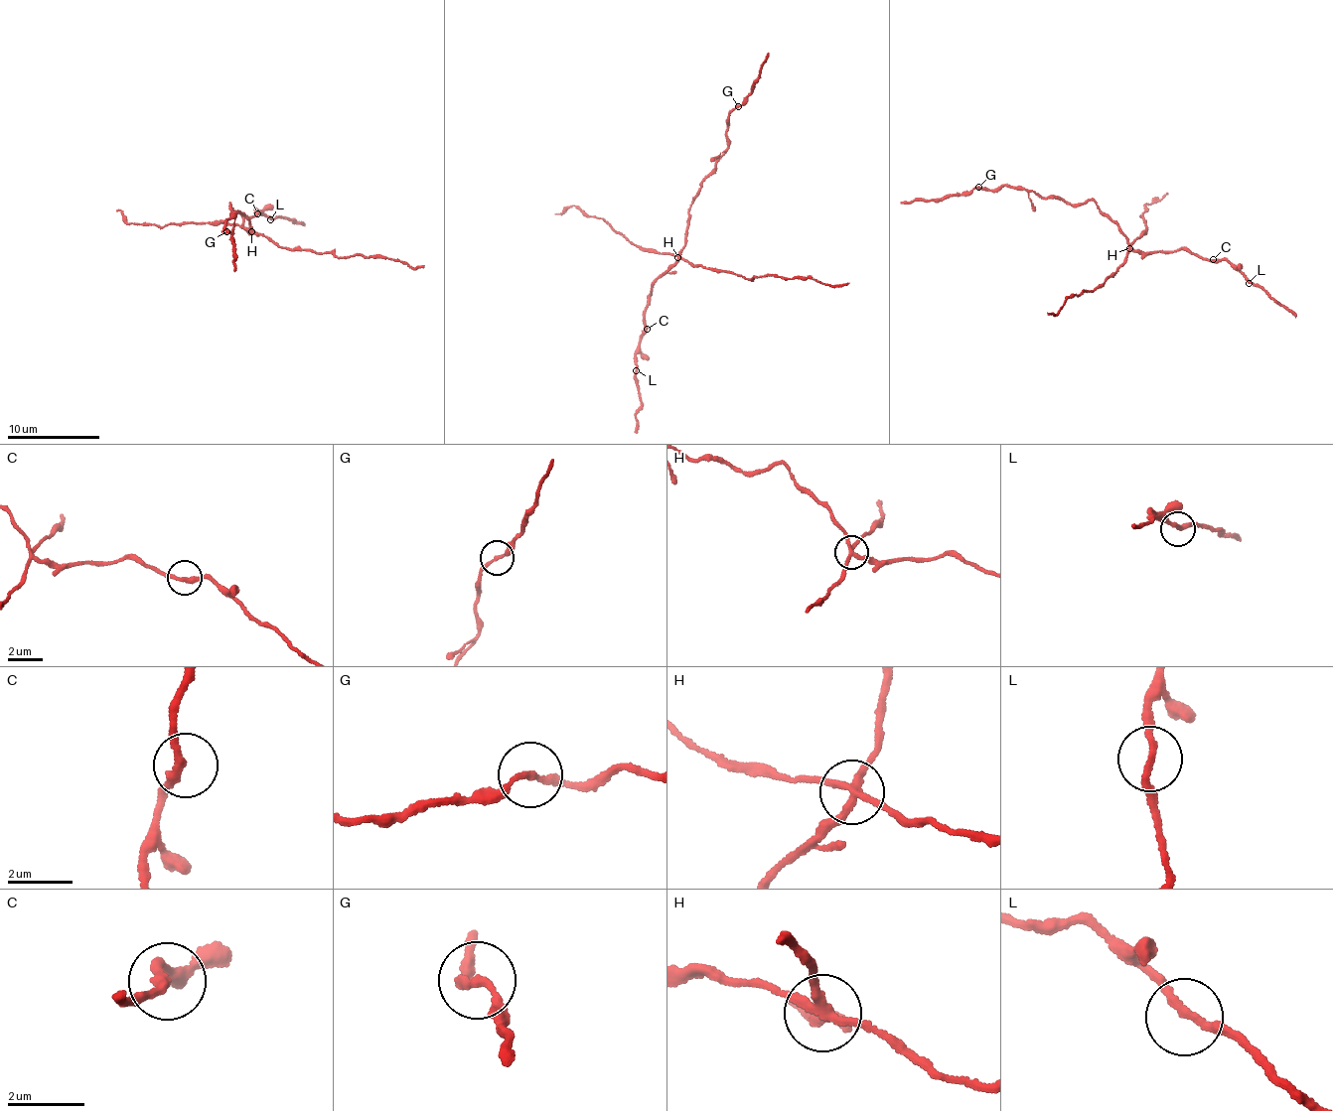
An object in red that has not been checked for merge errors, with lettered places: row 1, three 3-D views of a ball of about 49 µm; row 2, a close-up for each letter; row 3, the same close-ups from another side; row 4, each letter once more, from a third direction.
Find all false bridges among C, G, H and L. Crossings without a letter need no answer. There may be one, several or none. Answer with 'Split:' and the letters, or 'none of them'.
Split: G, H

